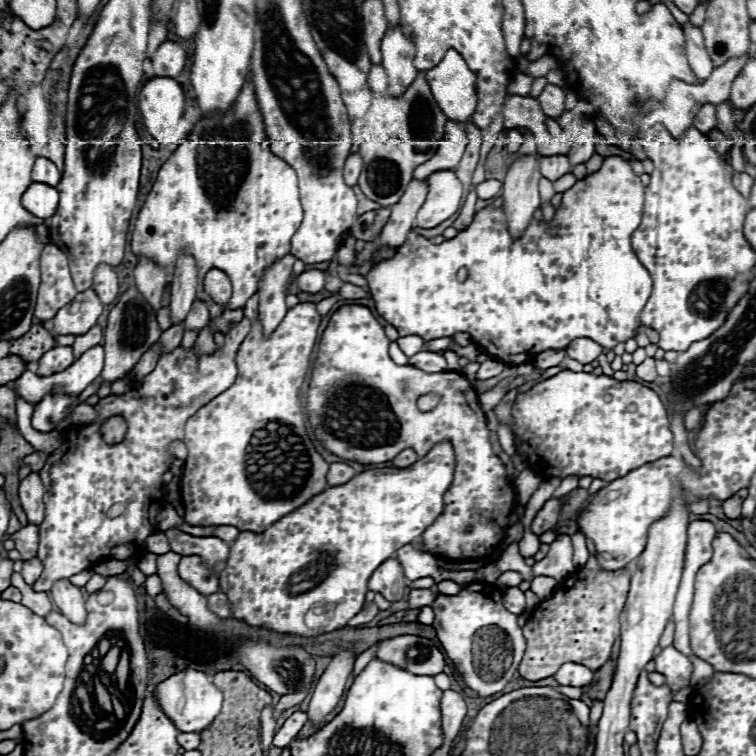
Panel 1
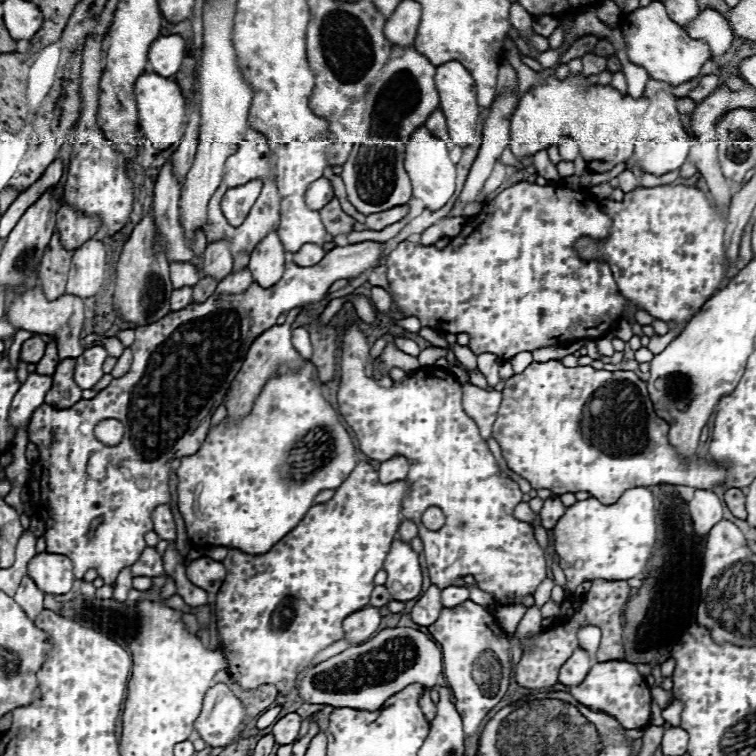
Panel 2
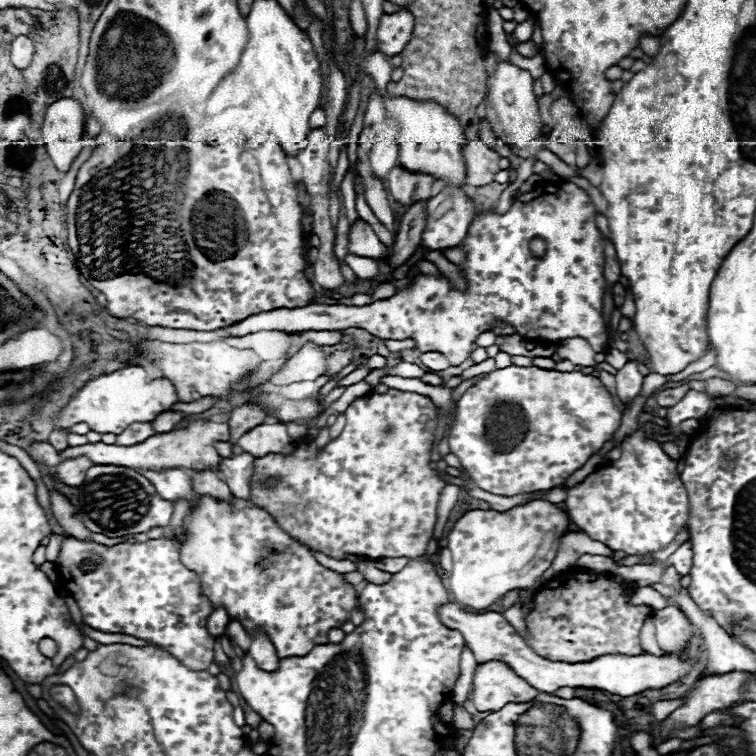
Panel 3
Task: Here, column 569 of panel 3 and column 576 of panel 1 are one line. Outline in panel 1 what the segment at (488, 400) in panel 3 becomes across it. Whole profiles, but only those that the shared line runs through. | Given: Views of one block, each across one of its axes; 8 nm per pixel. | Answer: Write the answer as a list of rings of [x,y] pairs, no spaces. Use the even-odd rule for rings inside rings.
[[[564,370],[518,394],[510,414],[510,430],[518,456],[544,480],[566,476],[592,476],[604,482],[612,482],[626,476],[634,468],[670,456],[674,448],[670,420],[658,394],[638,382],[620,382],[606,374],[594,376],[590,372]]]

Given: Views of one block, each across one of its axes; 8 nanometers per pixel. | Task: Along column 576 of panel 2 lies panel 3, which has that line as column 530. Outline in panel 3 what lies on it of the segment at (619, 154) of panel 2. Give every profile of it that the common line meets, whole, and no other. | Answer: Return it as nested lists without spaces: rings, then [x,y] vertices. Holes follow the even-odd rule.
[[[498,62],[496,76],[488,78],[488,82],[490,82],[488,98],[490,98],[490,104],[492,104],[500,124],[504,126],[508,146],[516,150],[516,148],[526,148],[530,144],[536,144],[540,140],[544,124],[540,120],[538,102],[536,102],[534,88],[532,88],[534,78],[530,76],[530,72],[514,66],[514,64],[508,64],[508,62]]]

